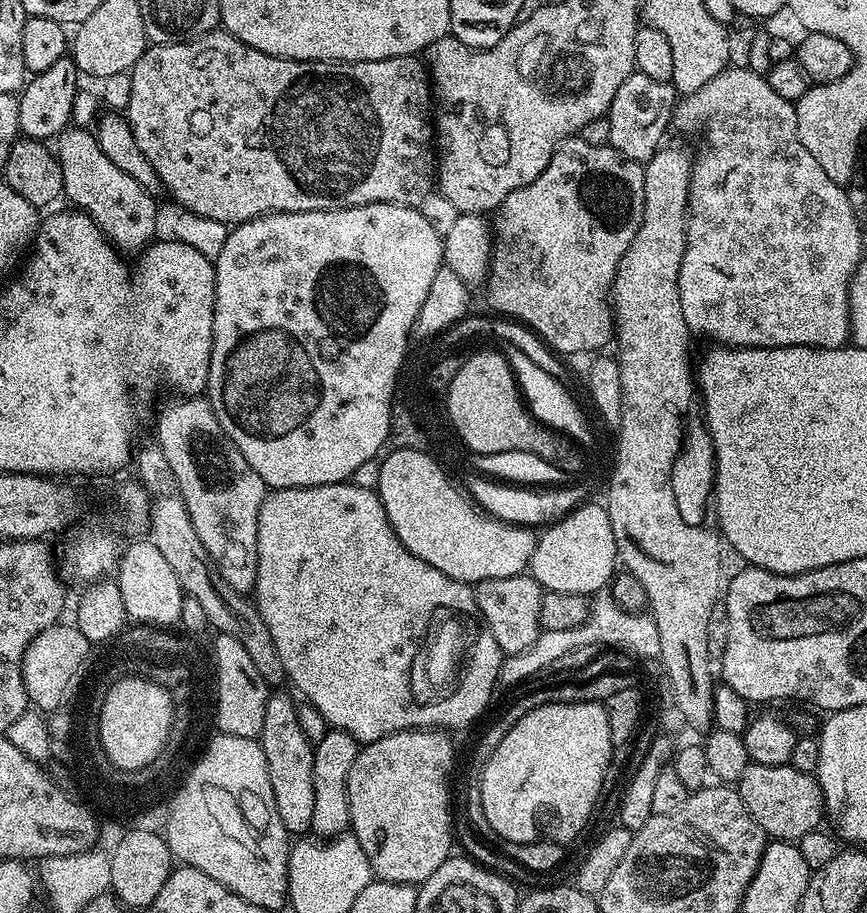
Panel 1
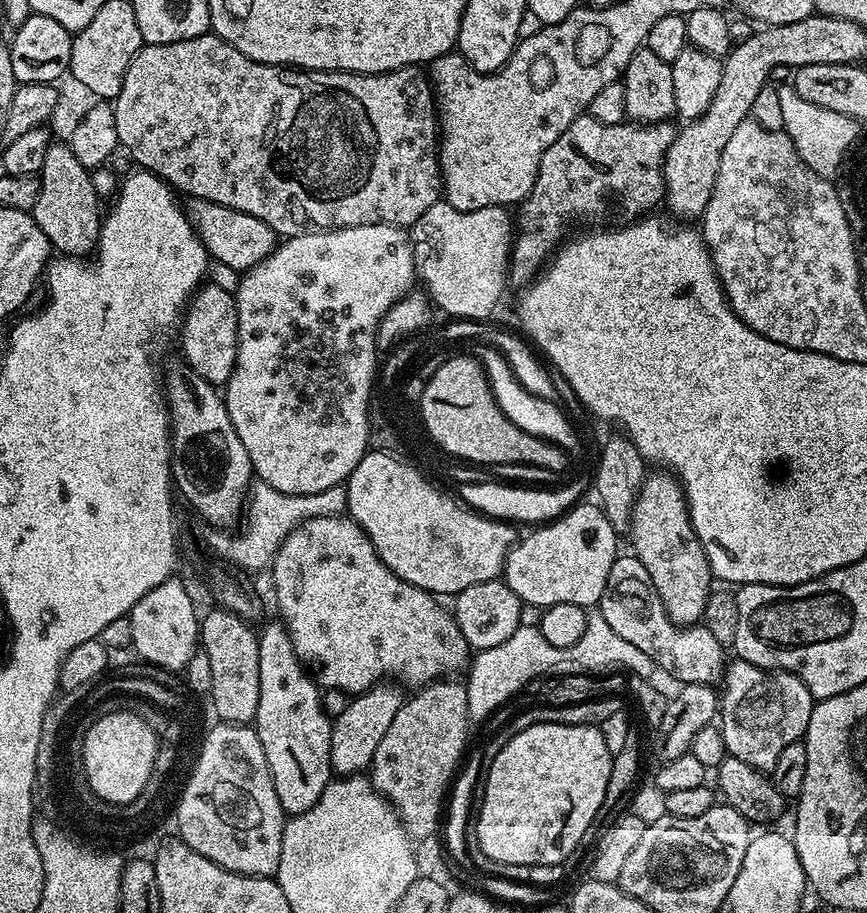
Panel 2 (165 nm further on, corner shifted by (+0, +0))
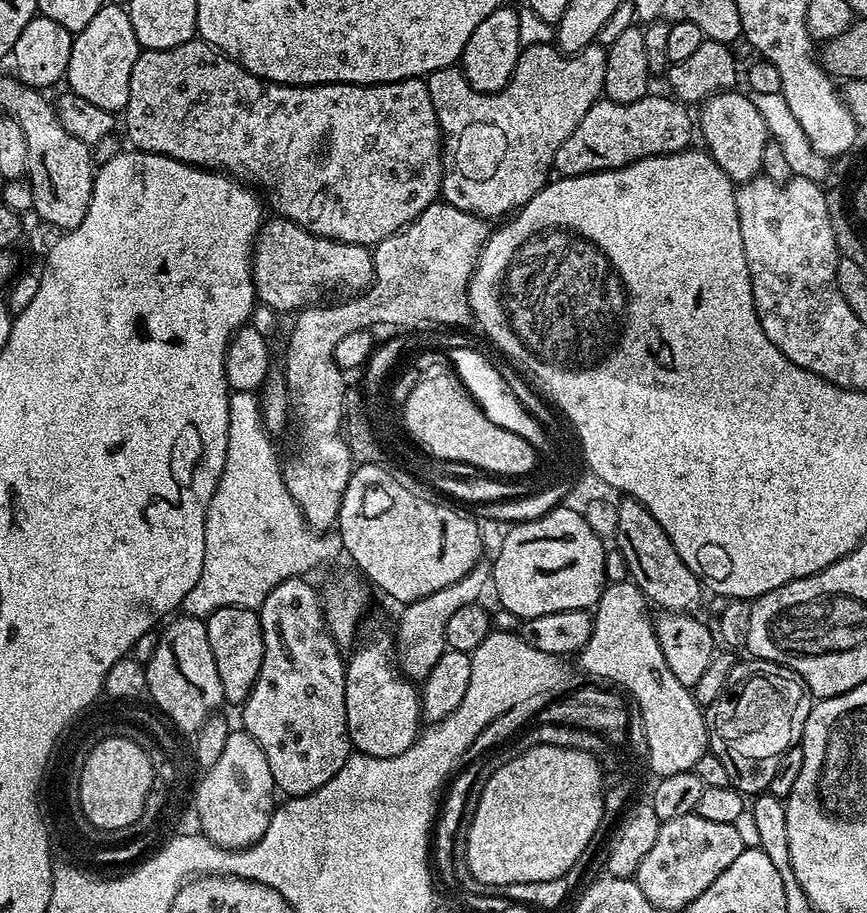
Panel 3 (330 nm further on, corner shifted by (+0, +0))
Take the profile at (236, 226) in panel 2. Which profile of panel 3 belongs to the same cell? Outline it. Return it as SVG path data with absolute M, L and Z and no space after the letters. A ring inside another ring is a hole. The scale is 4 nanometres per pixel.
M268 218L260 225L260 235L254 241L252 254L252 281L256 287L256 299L261 305L273 308L276 312L295 313L312 300L323 288L349 288L349 293L356 294L367 289L373 281L373 253L362 244L347 244L330 238L316 236L293 220Z

